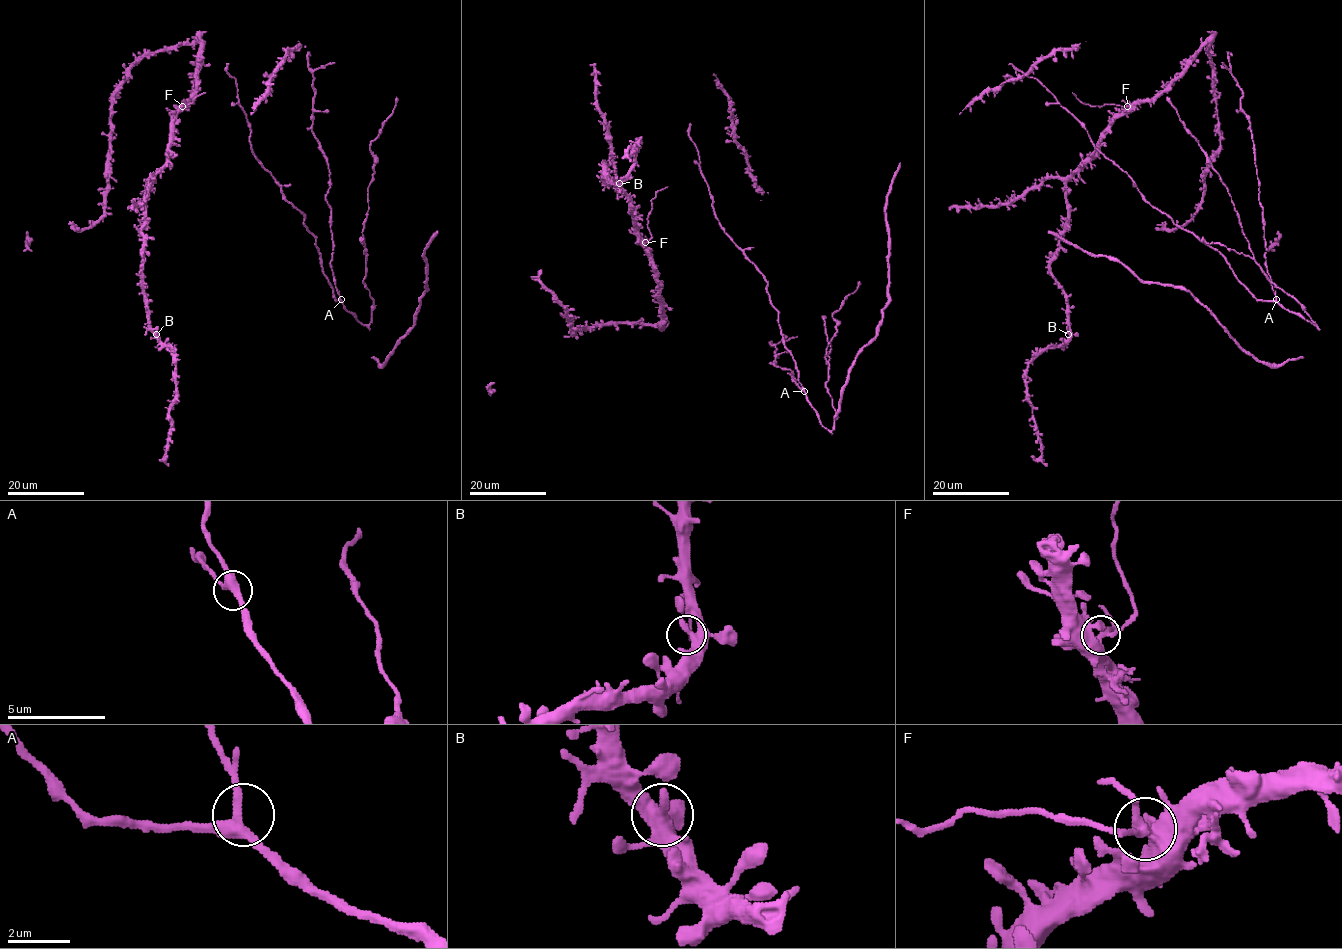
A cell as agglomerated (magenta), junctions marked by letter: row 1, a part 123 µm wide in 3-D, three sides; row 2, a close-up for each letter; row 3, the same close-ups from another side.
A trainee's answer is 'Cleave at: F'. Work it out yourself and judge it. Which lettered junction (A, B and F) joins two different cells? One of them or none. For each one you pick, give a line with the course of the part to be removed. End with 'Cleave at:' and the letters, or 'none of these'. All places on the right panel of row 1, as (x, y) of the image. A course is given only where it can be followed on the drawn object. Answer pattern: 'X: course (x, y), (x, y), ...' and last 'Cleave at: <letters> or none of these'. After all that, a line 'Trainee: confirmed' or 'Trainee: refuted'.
F: course (1127, 107), (1086, 104), (1072, 92)
Cleave at: F
Trainee: confirmed

